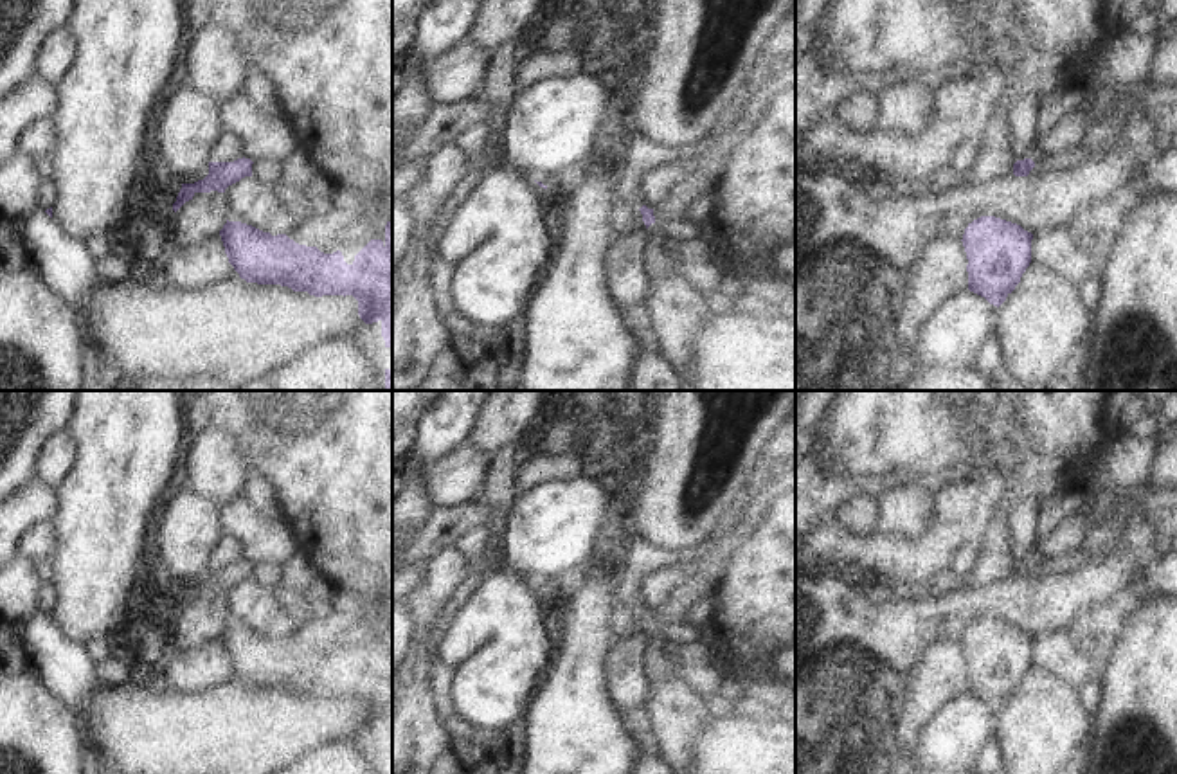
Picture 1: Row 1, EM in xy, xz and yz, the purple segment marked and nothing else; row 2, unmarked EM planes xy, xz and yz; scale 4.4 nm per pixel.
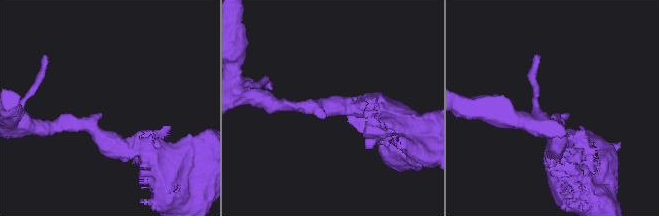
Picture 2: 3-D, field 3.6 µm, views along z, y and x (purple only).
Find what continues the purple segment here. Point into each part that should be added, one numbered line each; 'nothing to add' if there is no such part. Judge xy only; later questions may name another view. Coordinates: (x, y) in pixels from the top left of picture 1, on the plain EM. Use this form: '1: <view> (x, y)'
nothing to add.

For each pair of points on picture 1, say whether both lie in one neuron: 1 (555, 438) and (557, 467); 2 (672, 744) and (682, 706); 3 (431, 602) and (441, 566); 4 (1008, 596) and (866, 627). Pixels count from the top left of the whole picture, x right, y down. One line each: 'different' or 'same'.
1: different
2: same
3: same
4: same

